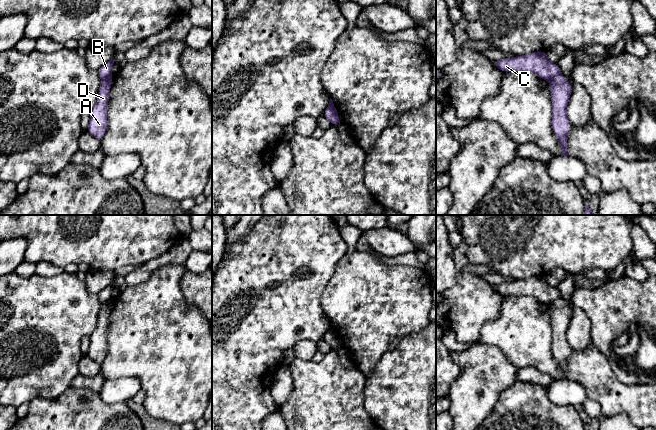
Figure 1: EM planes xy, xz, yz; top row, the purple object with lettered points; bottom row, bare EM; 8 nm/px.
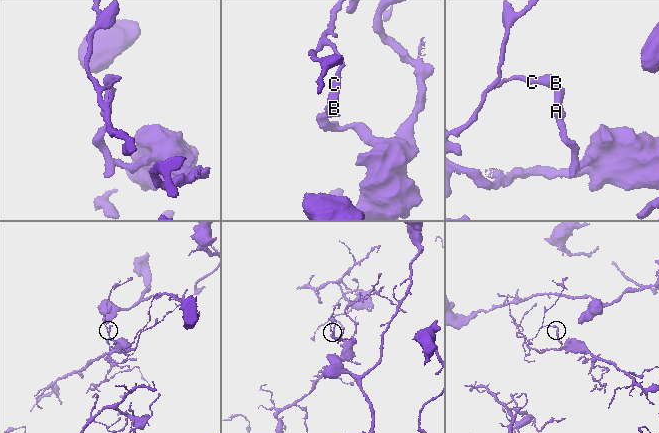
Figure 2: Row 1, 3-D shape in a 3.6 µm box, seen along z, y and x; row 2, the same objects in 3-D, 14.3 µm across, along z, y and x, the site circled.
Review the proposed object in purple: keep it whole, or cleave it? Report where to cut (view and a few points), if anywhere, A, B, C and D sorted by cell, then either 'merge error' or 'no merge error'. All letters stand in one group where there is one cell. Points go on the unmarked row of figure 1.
cut in yz along (560, 297), (550, 304); A D / B C; merge error

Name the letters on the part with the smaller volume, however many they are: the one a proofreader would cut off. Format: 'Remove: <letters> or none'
Remove: B, C

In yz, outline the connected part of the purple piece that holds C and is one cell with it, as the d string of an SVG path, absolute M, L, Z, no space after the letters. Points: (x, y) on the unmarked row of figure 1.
M544 274L532 276L524 280L515 280L502 284L493 284L494 290L504 296L527 295L535 297L540 303L552 304L561 293L557 288L550 286Z

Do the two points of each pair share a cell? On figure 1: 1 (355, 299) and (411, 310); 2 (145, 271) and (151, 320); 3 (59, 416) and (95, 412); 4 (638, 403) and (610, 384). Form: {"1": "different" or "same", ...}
{"1": "same", "2": "different", "3": "same", "4": "same"}

